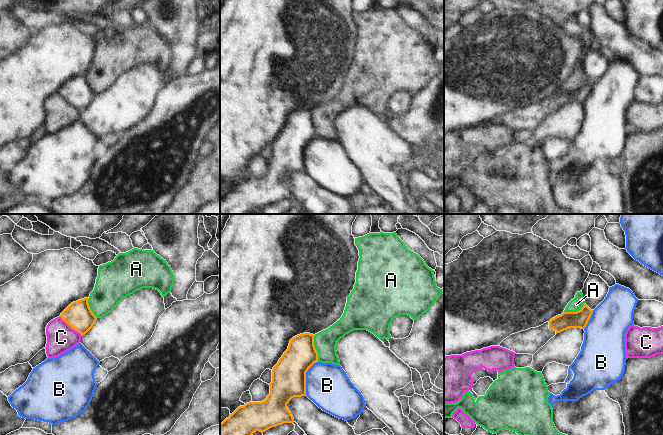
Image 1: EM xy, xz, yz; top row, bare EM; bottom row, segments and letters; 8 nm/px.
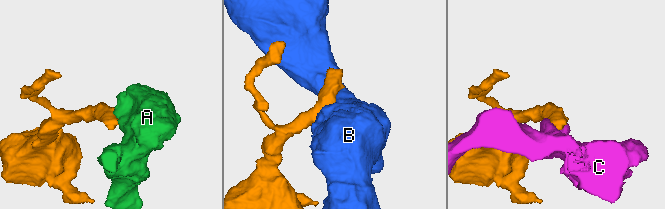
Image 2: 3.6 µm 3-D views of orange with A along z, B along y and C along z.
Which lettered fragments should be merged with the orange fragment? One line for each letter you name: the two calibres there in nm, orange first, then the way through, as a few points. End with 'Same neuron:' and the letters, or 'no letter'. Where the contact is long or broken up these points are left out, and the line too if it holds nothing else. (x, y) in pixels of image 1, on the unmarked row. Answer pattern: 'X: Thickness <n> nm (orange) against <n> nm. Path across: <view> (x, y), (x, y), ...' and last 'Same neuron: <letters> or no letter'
Same neuron: no letter.

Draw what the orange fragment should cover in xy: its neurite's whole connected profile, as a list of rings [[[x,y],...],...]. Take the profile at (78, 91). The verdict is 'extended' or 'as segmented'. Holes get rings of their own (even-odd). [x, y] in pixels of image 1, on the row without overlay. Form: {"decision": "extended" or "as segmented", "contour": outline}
{"decision": "as segmented", "contour": [[[84,74],[71,79],[60,91],[72,105],[85,111],[95,100],[97,93],[91,87],[89,74]]]}

